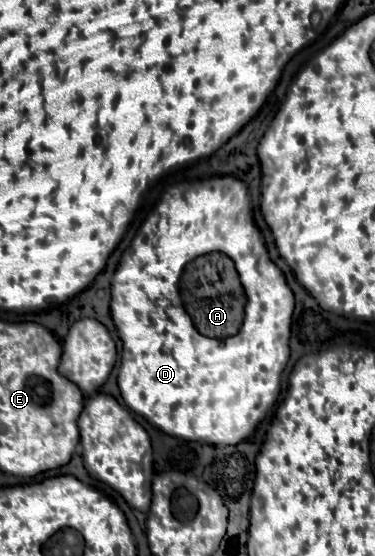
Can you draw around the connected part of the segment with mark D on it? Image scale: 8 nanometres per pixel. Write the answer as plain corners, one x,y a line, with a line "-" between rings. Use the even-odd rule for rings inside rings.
211,177
211,179
203,179
203,181
193,181
193,183
175,183
169,186
162,195
153,211
147,217
147,221
142,224
139,233
135,235
135,239
131,241
129,249
123,253
119,267
113,275
113,283
111,283
111,317
115,321
117,333
123,341
123,369
119,367
119,389
121,395
127,403
129,409
133,409
135,413
139,413
141,417
145,417
151,425
159,427
163,433
185,439
185,441
205,441
207,445
239,445
243,443
259,425
259,421
267,415
267,411
275,405
279,391
281,391
281,373
289,361
289,335
291,335
291,315
293,315
293,293
283,277
283,273
279,271
279,267
269,259
269,253
265,249
263,237
259,233
259,229
253,223
251,217
251,203
249,203
249,195
247,195
247,185
241,179
235,177
-
207,253
225,253
229,255
239,271
242,285
247,296
247,304
245,306
245,319
239,332
223,340
205,337
196,330
191,317
183,308
183,303
179,303
179,277
183,267
193,261
195,257
207,255

